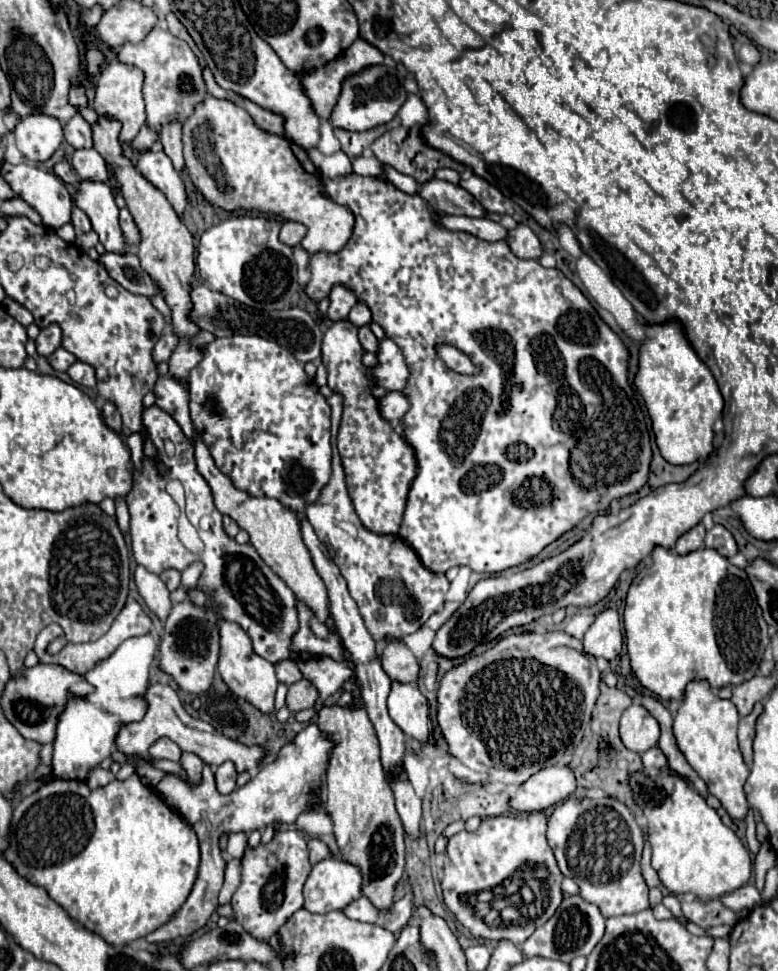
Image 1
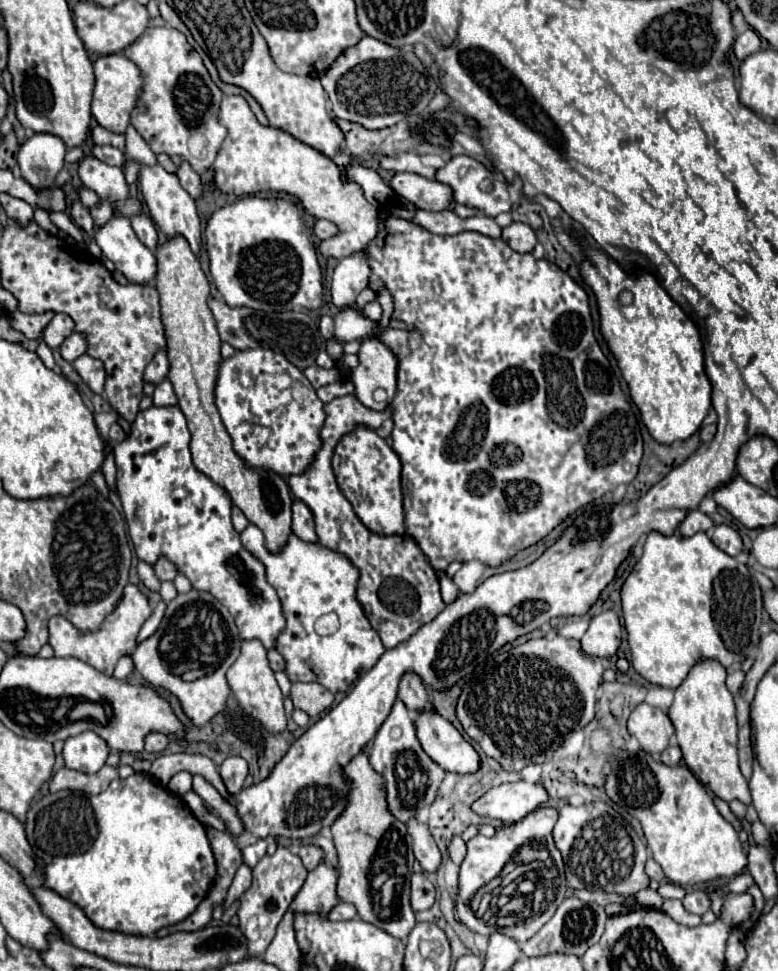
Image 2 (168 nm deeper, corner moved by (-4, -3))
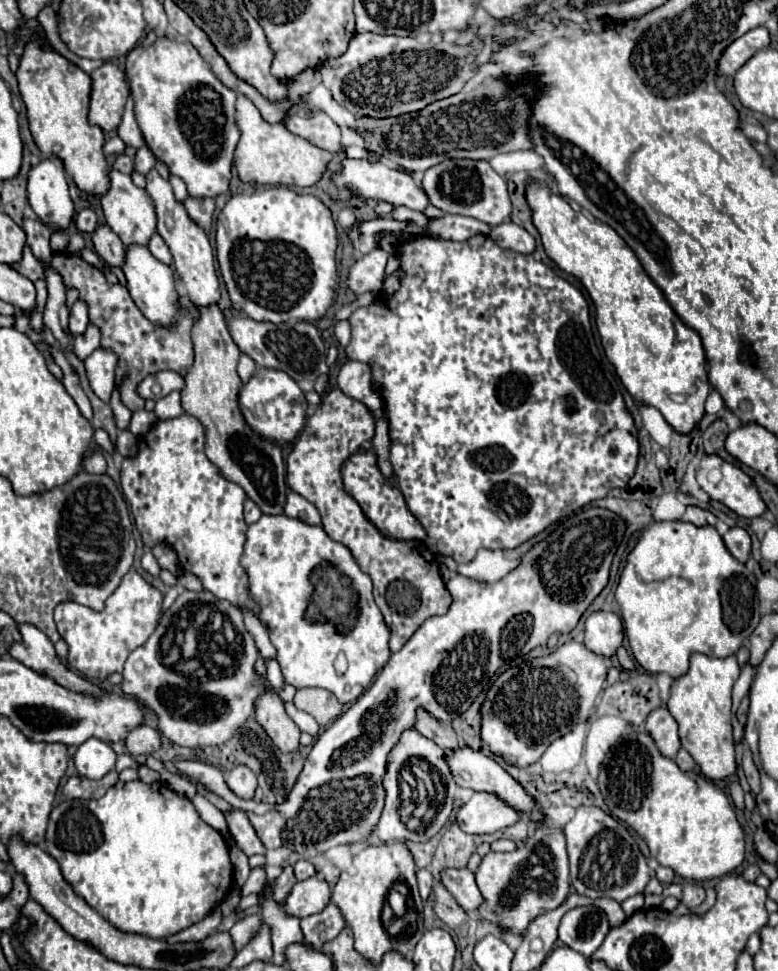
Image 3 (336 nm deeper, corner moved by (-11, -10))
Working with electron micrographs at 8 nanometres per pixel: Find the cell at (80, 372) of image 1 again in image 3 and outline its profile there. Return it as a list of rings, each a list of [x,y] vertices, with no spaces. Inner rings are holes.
[[[98,348],[84,360],[84,364],[86,364],[86,374],[94,394],[100,400],[110,402],[114,382],[116,382],[116,376],[114,376],[116,364],[118,364],[116,354],[108,348]]]

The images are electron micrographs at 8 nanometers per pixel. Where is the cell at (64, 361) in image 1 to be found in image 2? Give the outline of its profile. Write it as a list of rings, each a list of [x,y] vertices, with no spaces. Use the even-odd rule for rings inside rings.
[[[71,333],[71,335],[63,341],[63,345],[59,347],[61,357],[63,357],[65,361],[69,361],[69,363],[73,363],[73,361],[75,361],[77,357],[81,357],[85,351],[87,351],[87,341],[85,341],[85,337],[79,335],[79,333]]]

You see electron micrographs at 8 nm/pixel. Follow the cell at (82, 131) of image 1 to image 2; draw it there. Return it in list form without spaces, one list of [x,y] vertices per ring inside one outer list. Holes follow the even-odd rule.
[[[93,145],[91,147],[91,155],[97,157],[99,161],[107,163],[107,165],[117,165],[117,167],[121,167],[123,161],[125,161],[125,155],[119,149],[111,147],[111,145],[103,145],[103,147],[101,145]]]

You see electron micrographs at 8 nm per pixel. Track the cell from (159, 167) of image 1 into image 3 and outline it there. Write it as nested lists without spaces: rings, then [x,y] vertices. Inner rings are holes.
[[[152,168],[146,174],[146,192],[154,200],[156,214],[158,214],[158,234],[164,238],[164,242],[168,244],[168,248],[170,248],[170,252],[174,256],[174,266],[176,266],[176,272],[180,276],[180,282],[184,284],[186,296],[196,306],[218,304],[218,300],[220,300],[220,286],[218,286],[218,276],[216,276],[216,268],[214,268],[212,246],[208,242],[206,232],[194,220],[190,220],[184,204],[180,204],[174,198],[170,182],[162,180],[160,174],[156,172],[156,168]]]

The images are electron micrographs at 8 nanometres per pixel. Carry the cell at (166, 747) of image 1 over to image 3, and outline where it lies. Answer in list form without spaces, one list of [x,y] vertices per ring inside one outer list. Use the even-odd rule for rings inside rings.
[[[142,724],[142,726],[136,726],[134,730],[128,732],[124,746],[132,756],[152,754],[154,750],[160,748],[160,734],[154,728]]]

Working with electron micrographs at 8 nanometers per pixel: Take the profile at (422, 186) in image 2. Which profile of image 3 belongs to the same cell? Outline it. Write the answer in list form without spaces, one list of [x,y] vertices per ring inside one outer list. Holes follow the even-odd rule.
[[[344,158],[344,162],[340,164],[340,170],[332,176],[332,182],[338,188],[346,188],[346,190],[358,194],[360,198],[382,200],[382,202],[388,202],[392,206],[406,206],[406,208],[412,208],[412,210],[418,210],[418,212],[422,212],[430,204],[428,196],[412,180],[410,174],[400,172],[400,170],[392,170],[390,166],[386,166],[380,160],[374,162],[370,158],[354,158],[354,160],[352,158]]]

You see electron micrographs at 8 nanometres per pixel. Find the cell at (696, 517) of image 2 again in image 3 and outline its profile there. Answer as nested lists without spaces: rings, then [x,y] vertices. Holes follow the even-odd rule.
[[[686,506],[686,512],[684,512],[682,520],[684,522],[692,522],[696,526],[706,526],[706,524],[714,526],[718,522],[718,518],[710,510],[704,510],[700,506]]]

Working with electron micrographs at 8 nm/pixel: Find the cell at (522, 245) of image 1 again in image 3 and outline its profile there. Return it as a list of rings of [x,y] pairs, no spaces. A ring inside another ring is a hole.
[[[502,222],[494,226],[488,234],[500,248],[508,248],[520,254],[532,254],[534,252],[534,238],[518,224],[514,222]]]

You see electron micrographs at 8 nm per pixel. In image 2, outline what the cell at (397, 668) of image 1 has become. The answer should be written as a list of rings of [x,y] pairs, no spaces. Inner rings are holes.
[[[407,671],[399,683],[399,699],[407,705],[409,711],[421,711],[427,709],[431,697],[427,693],[427,687],[421,683],[421,679],[417,679],[413,671]]]

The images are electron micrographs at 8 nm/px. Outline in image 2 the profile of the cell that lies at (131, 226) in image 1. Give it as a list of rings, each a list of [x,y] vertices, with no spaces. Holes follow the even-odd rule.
[[[145,213],[133,215],[133,217],[131,217],[131,227],[133,227],[133,231],[137,233],[137,237],[139,237],[139,241],[141,241],[143,245],[147,245],[151,251],[157,247],[159,235],[157,235],[157,229],[155,229],[151,217],[147,217]]]

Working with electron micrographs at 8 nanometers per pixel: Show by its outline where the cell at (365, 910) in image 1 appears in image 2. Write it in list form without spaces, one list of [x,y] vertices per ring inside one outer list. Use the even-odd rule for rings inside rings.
[[[339,903],[329,915],[331,921],[347,921],[347,919],[357,919],[357,909],[351,903]]]

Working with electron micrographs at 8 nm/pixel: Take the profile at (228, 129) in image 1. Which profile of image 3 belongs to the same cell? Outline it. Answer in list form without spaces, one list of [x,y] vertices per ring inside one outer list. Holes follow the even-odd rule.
[[[236,94],[236,120],[242,132],[236,148],[236,170],[240,180],[258,184],[288,184],[288,186],[312,186],[326,170],[332,154],[324,148],[310,144],[306,138],[292,134],[284,122],[268,124],[258,108],[244,96]]]

